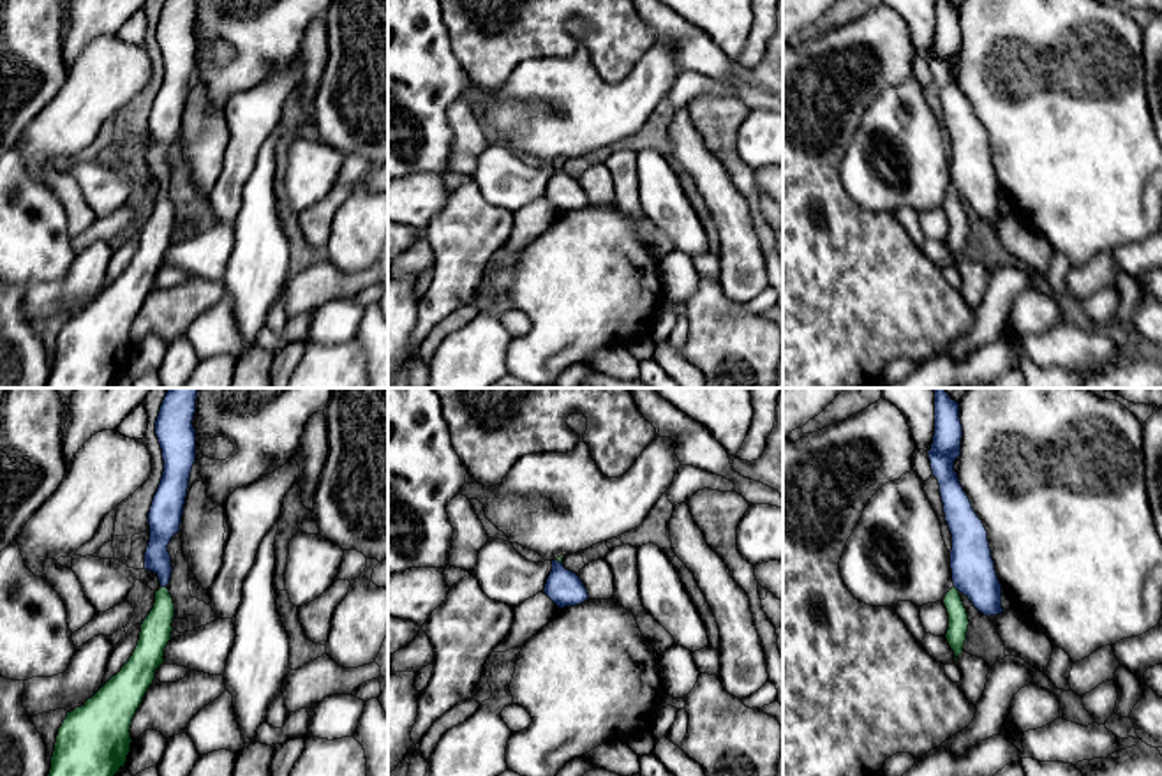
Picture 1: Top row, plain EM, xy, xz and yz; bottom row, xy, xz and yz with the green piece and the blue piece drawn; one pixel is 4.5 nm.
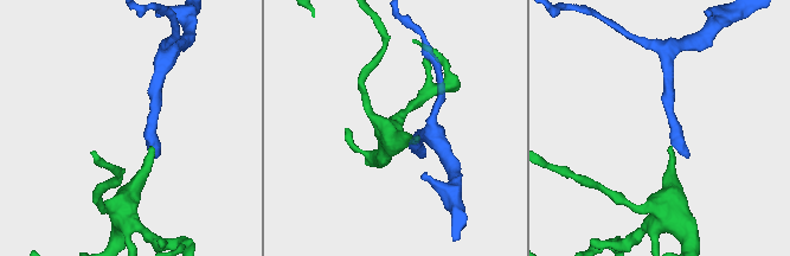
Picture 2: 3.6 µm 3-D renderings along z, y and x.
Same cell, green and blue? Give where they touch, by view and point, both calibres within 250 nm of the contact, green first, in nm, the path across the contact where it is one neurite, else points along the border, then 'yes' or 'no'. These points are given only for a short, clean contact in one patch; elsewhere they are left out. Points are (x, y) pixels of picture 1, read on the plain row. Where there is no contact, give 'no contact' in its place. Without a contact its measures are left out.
yz (956, 194) | 100/200 nm | across yz (958, 224), (954, 212), (956, 194), (974, 179) | yes

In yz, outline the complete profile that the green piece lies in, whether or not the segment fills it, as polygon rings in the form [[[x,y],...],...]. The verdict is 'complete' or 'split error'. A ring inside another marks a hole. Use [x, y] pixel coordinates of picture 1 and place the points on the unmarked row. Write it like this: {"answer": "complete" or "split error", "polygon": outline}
{"answer": "split error", "polygon": [[[935,0],[935,41],[927,56],[933,81],[938,85],[945,127],[952,139],[950,175],[954,192],[945,199],[949,219],[947,247],[954,256],[954,268],[963,257],[968,236],[968,219],[961,198],[984,220],[998,220],[1002,213],[1002,189],[987,146],[987,136],[963,95],[954,65],[961,60],[963,30],[959,9],[950,0]]]}

